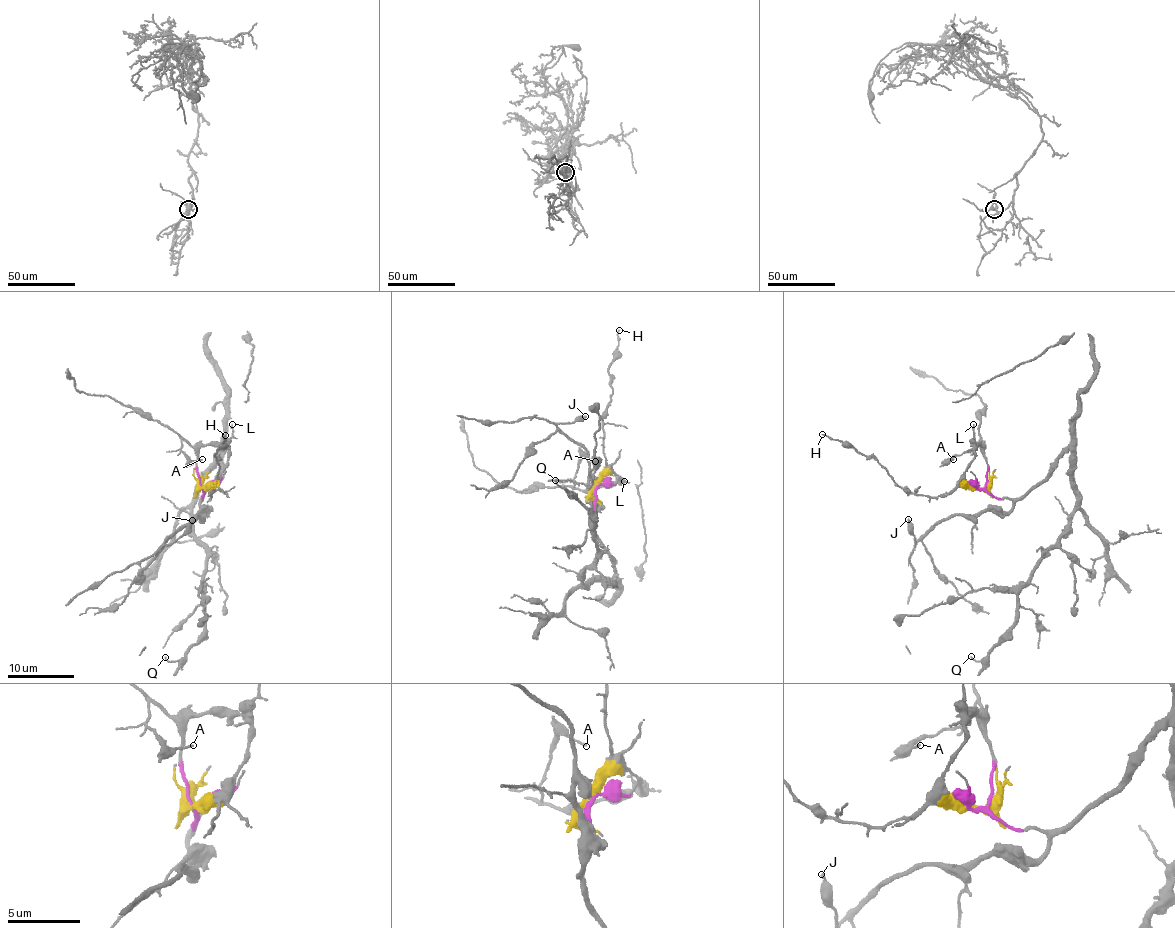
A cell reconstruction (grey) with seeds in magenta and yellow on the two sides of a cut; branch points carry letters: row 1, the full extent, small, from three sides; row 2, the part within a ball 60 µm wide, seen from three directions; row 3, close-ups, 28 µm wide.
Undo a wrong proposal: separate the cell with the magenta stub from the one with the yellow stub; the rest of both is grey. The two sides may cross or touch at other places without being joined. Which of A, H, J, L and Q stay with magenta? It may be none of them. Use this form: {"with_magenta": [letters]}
{"with_magenta": ["A", "J", "Q"]}

